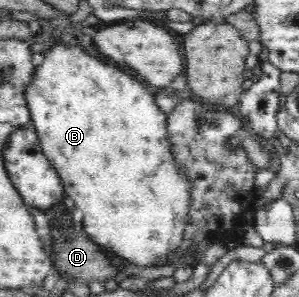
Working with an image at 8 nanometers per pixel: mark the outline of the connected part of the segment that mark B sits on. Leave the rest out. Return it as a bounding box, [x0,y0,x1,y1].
[26,43,192,268]

